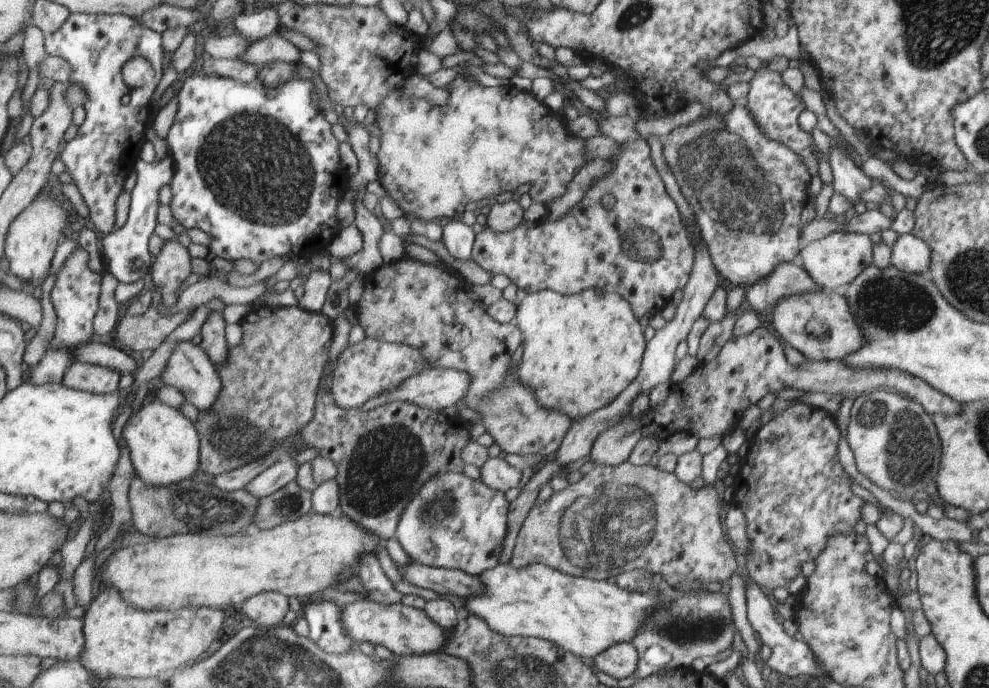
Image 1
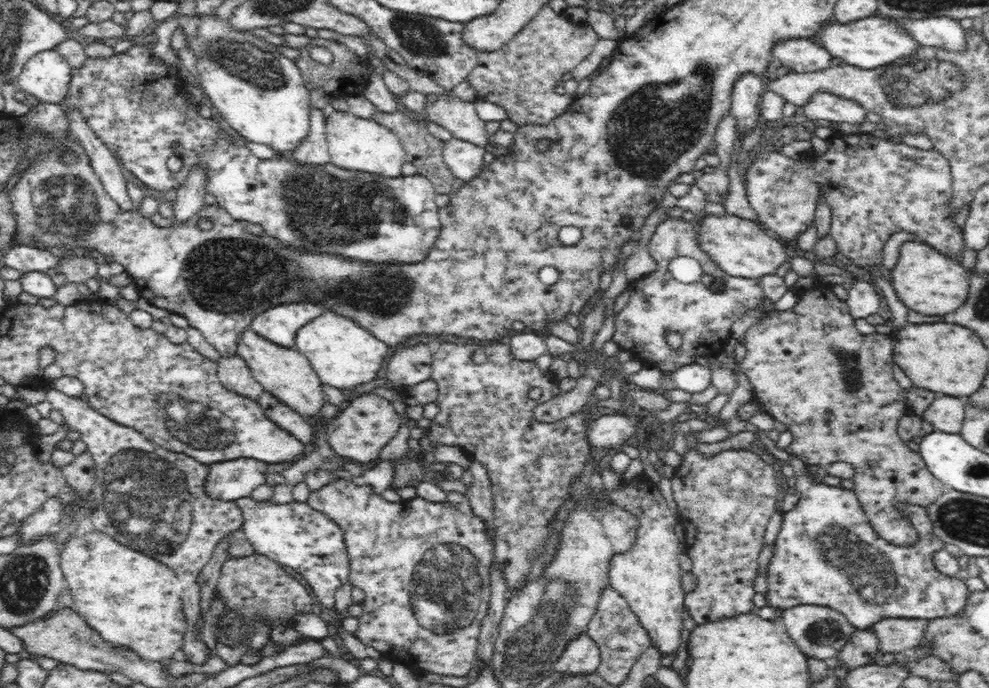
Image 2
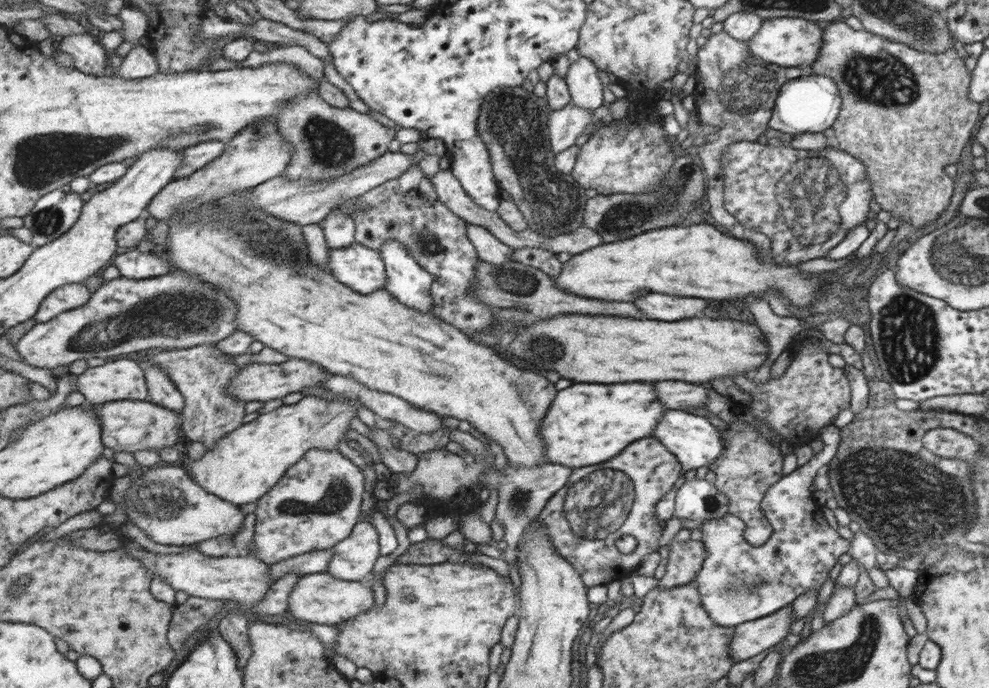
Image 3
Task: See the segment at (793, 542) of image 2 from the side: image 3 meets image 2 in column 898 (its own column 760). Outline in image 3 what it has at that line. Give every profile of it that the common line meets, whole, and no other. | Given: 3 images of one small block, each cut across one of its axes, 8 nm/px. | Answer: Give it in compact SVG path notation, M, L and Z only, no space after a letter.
M799 468L780 478L764 494L760 509L772 527L772 534L761 546L753 546L743 535L744 521L736 515L724 514L721 518L701 521L701 542L708 550L705 570L696 574L695 586L700 593L704 610L714 623L724 627L734 627L744 622L767 617L776 610L791 604L800 594L809 589L819 590L821 582L827 578L827 572L835 566L837 558L850 547L848 539L839 538L835 530L827 526L821 516L819 506L811 498L809 484L815 474L799 474Z

